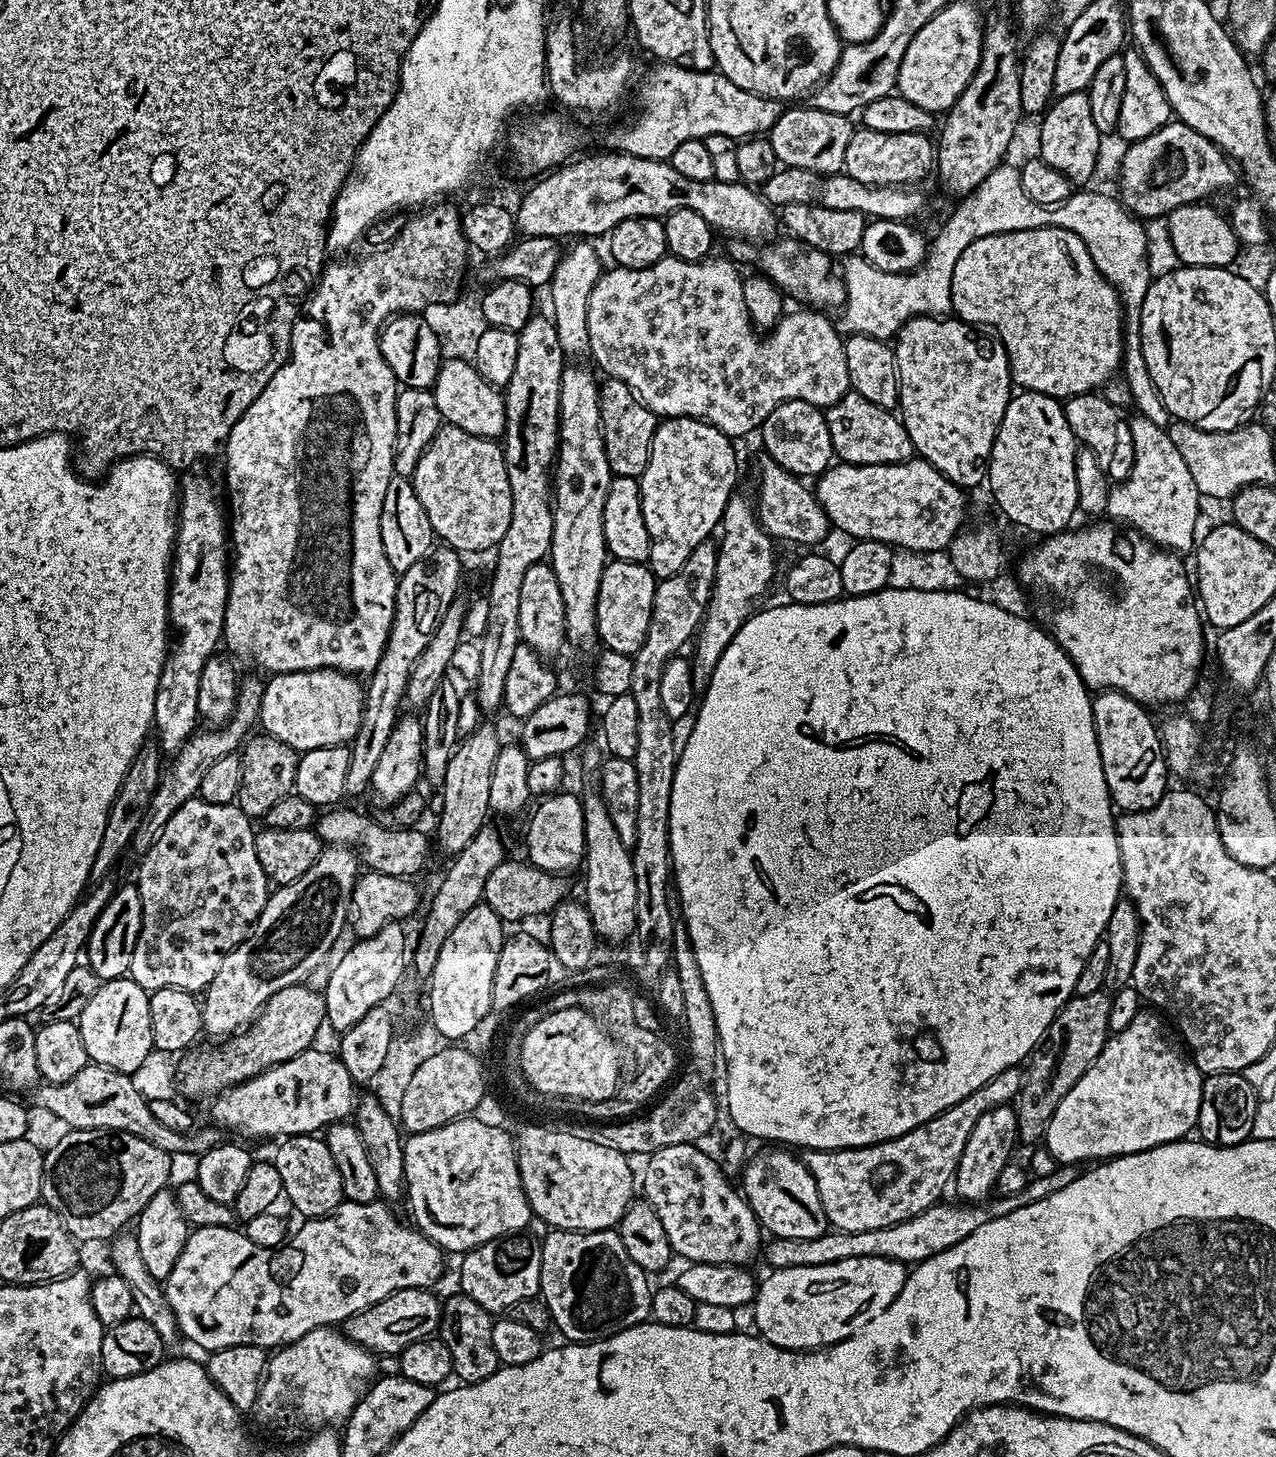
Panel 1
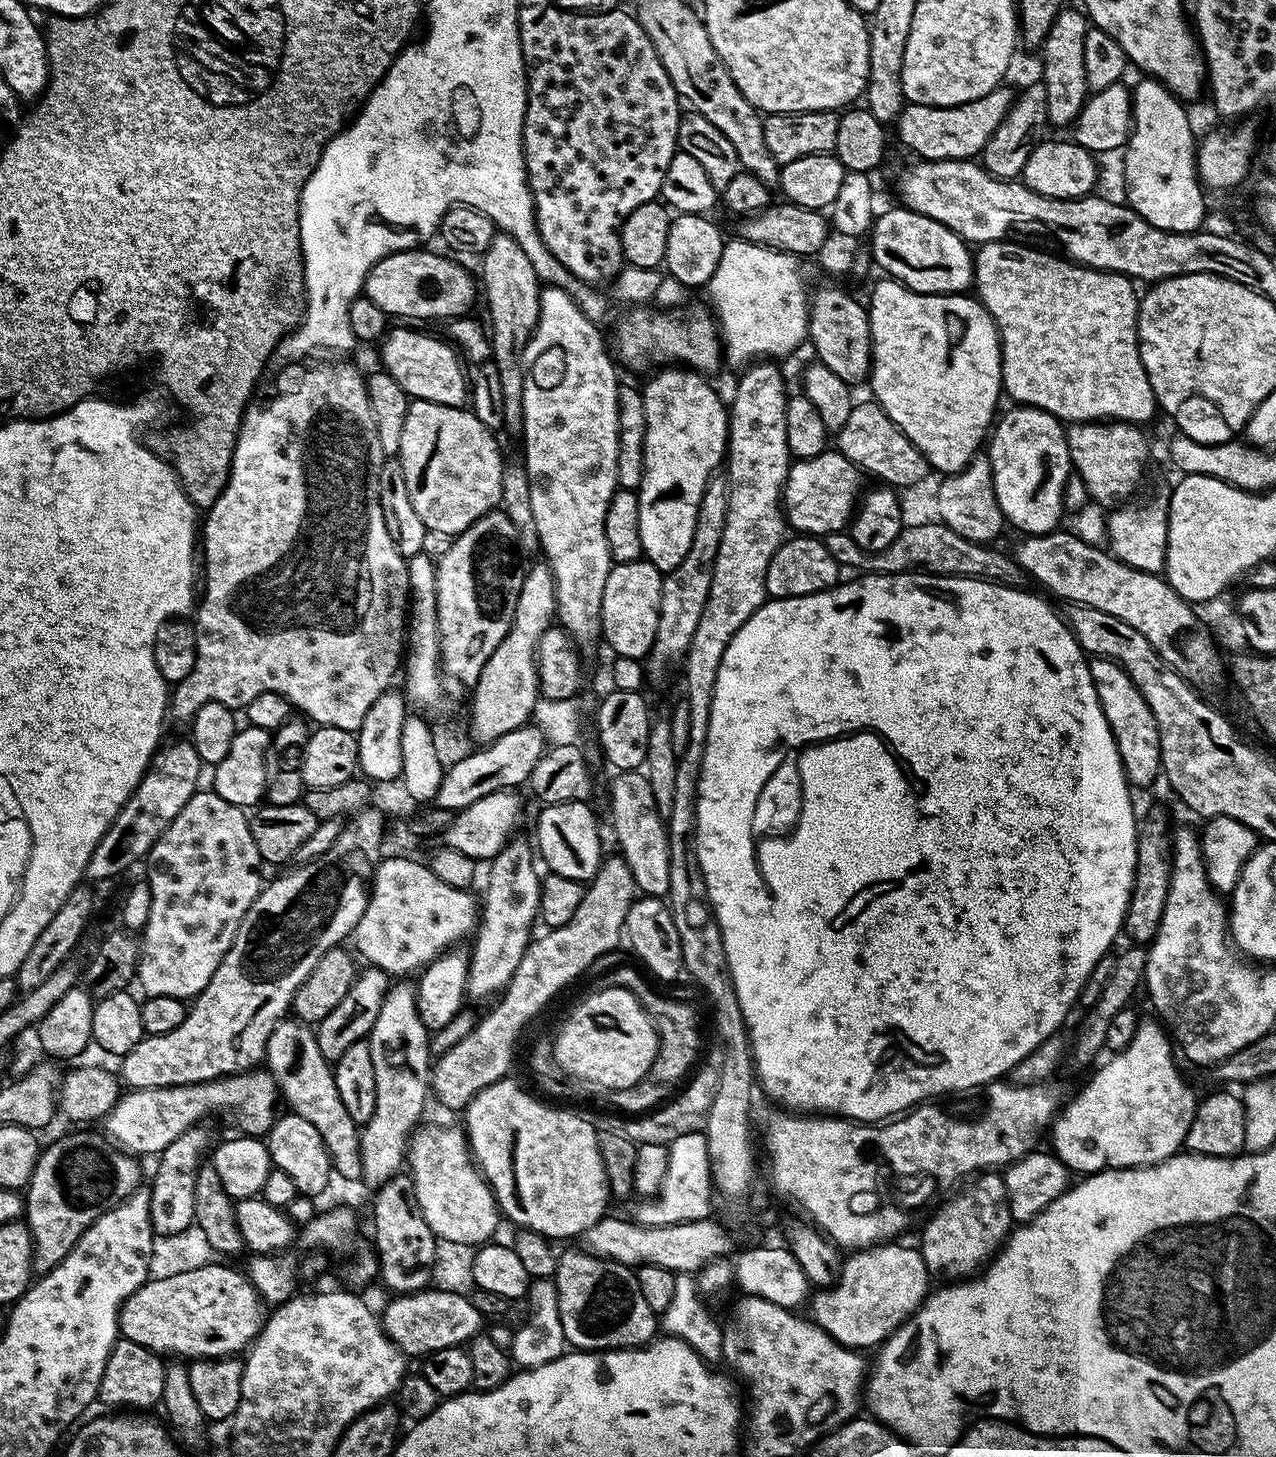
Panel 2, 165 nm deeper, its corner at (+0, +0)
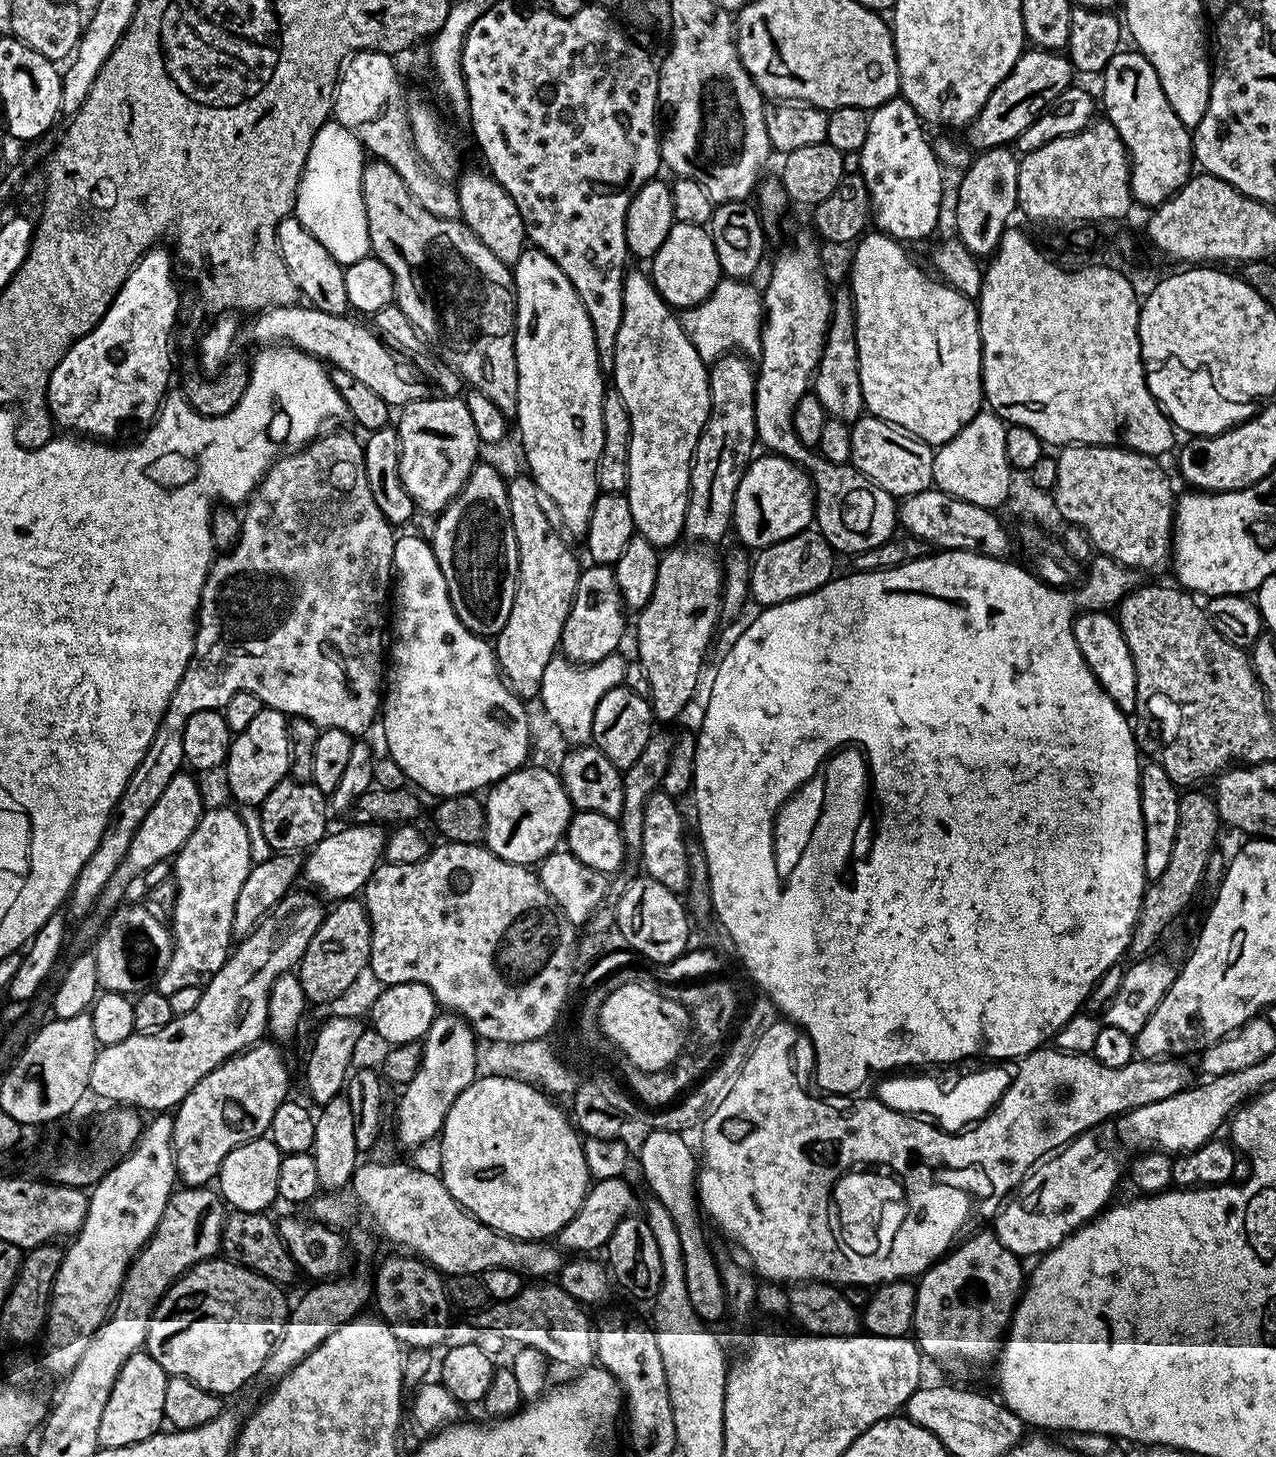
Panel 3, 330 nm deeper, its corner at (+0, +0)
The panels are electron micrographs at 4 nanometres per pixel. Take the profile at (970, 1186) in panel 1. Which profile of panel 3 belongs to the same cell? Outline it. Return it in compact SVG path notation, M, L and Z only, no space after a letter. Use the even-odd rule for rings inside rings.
M995 1231L980 1232L977 1236L972 1236L968 1241L957 1243L947 1254L940 1257L932 1267L922 1273L916 1284L916 1301L914 1302L914 1318L912 1319L912 1332L914 1339L920 1346L921 1353L932 1360L940 1360L944 1368L949 1368L952 1372L968 1372L971 1368L984 1368L988 1363L991 1365L997 1359L998 1353L1002 1347L1002 1341L1007 1333L1009 1324L1012 1323L1012 1315L1016 1312L1016 1303L1020 1301L1020 1293L1026 1287L1026 1268L1022 1265L1021 1257L1015 1256L1002 1242L998 1242Z

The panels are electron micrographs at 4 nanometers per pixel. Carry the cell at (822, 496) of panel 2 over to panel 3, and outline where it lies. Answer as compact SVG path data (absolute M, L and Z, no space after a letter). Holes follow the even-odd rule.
M757 455L744 469L732 511L734 536L736 532L737 538L745 544L743 547L751 550L769 548L774 542L782 542L805 531L816 514L816 489L812 477L785 456L763 455Z

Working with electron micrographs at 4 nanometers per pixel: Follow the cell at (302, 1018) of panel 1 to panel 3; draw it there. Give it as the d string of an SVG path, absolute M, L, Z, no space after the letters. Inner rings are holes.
M349 898L337 900L325 911L324 920L318 926L314 938L310 938L310 946L306 946L306 954L298 965L298 977L304 997L313 1005L331 1005L344 991L353 985L354 978L361 973L362 968L369 965L368 959L372 953L372 927L368 921L368 911L364 908L363 899Z

